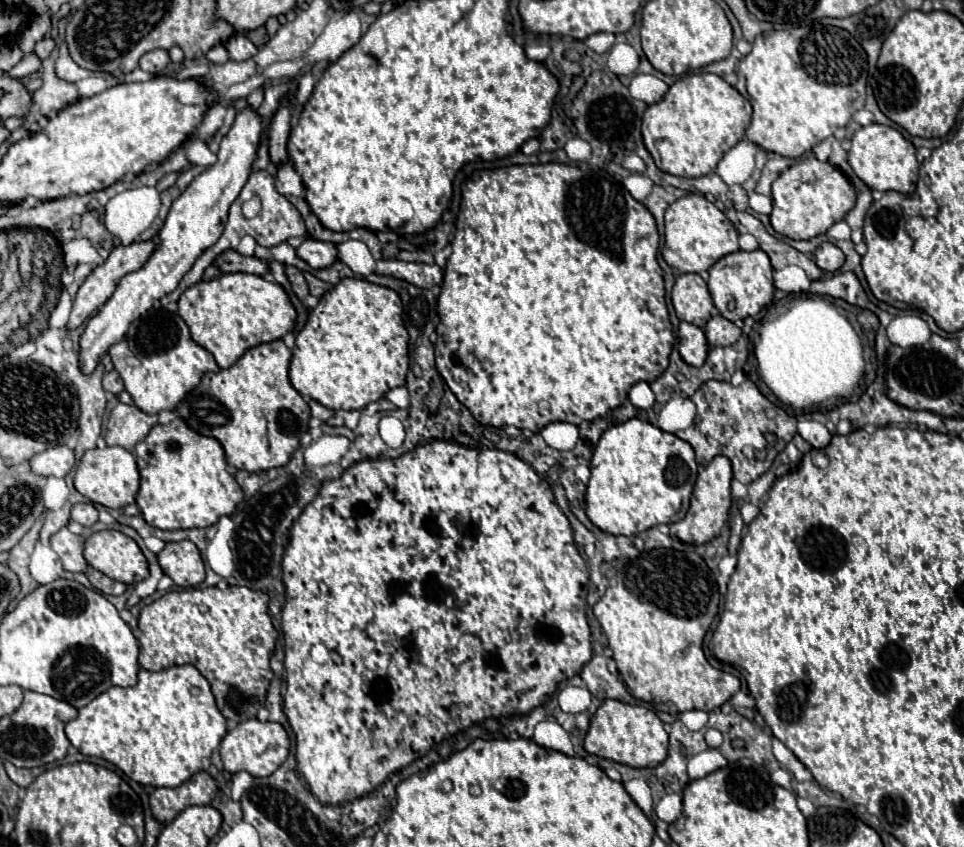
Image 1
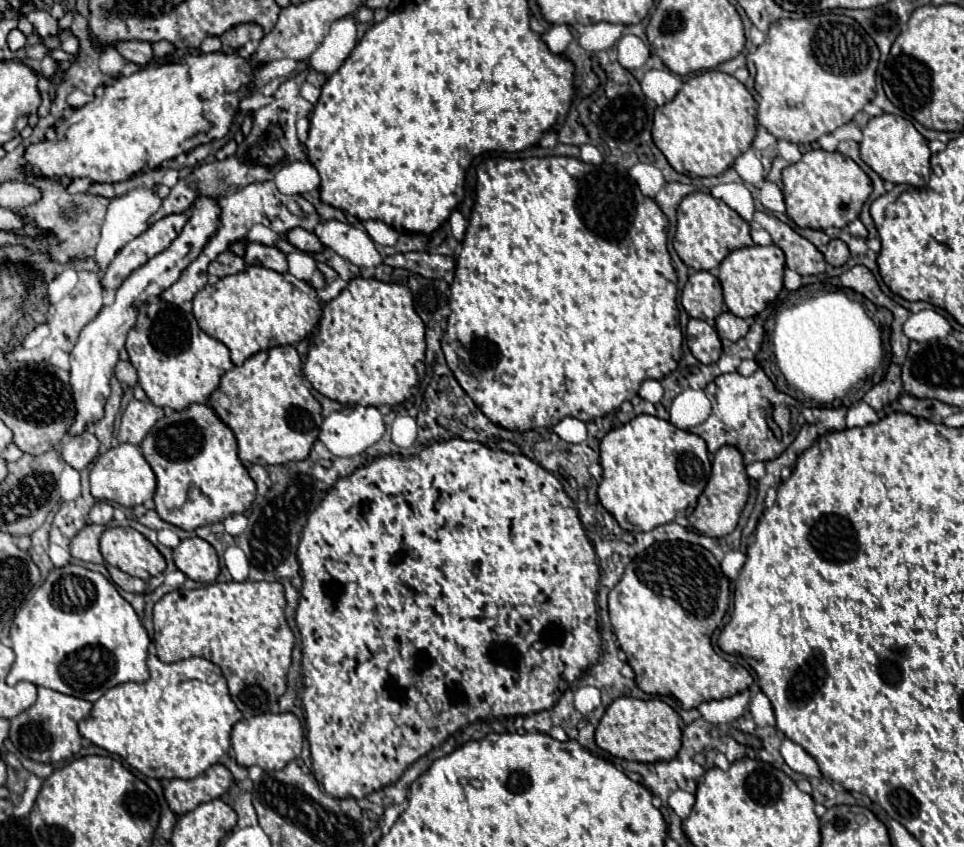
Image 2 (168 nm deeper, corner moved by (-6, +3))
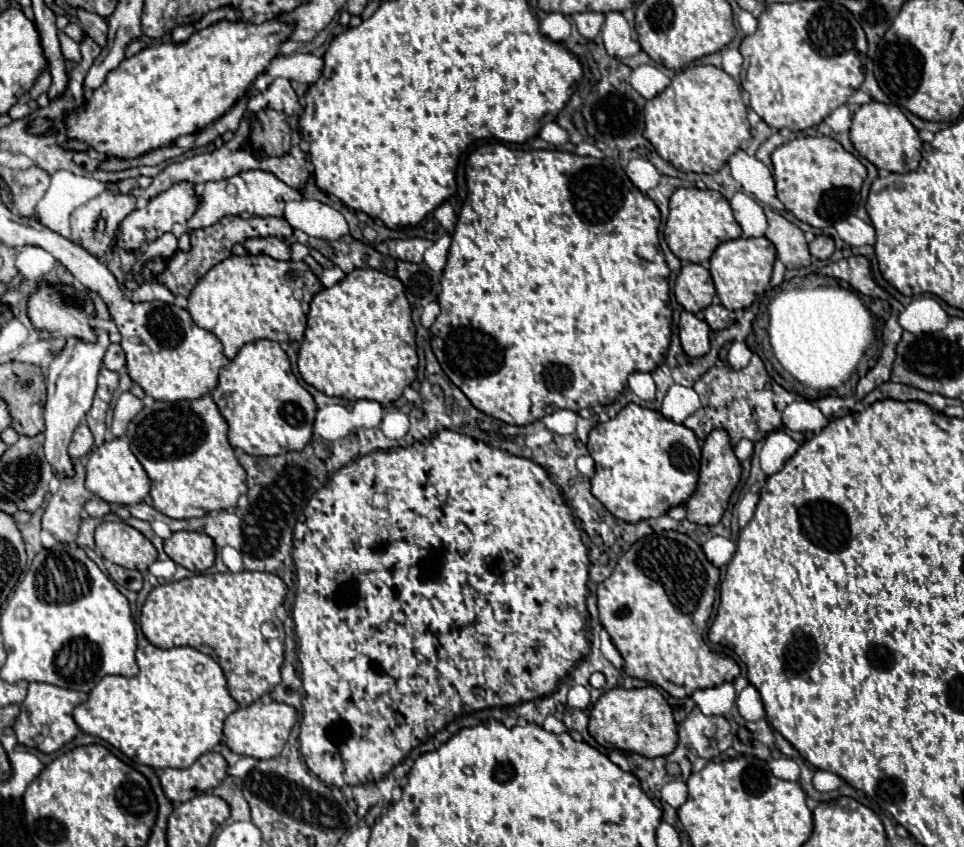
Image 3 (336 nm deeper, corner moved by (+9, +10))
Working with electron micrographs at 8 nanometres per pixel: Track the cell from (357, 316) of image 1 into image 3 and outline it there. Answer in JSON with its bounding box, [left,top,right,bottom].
[298,269,418,405]

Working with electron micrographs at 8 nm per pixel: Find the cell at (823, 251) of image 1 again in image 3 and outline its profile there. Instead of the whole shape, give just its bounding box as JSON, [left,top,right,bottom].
[810,235,834,259]

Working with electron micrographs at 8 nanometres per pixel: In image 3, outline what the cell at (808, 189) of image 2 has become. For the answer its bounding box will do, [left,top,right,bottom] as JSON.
[772,137,866,229]

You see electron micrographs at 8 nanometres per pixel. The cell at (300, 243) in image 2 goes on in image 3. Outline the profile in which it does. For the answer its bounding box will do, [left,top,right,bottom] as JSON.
[154,215,292,297]

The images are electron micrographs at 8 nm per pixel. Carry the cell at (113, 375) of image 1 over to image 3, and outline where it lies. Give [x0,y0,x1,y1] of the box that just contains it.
[104,343,126,371]

